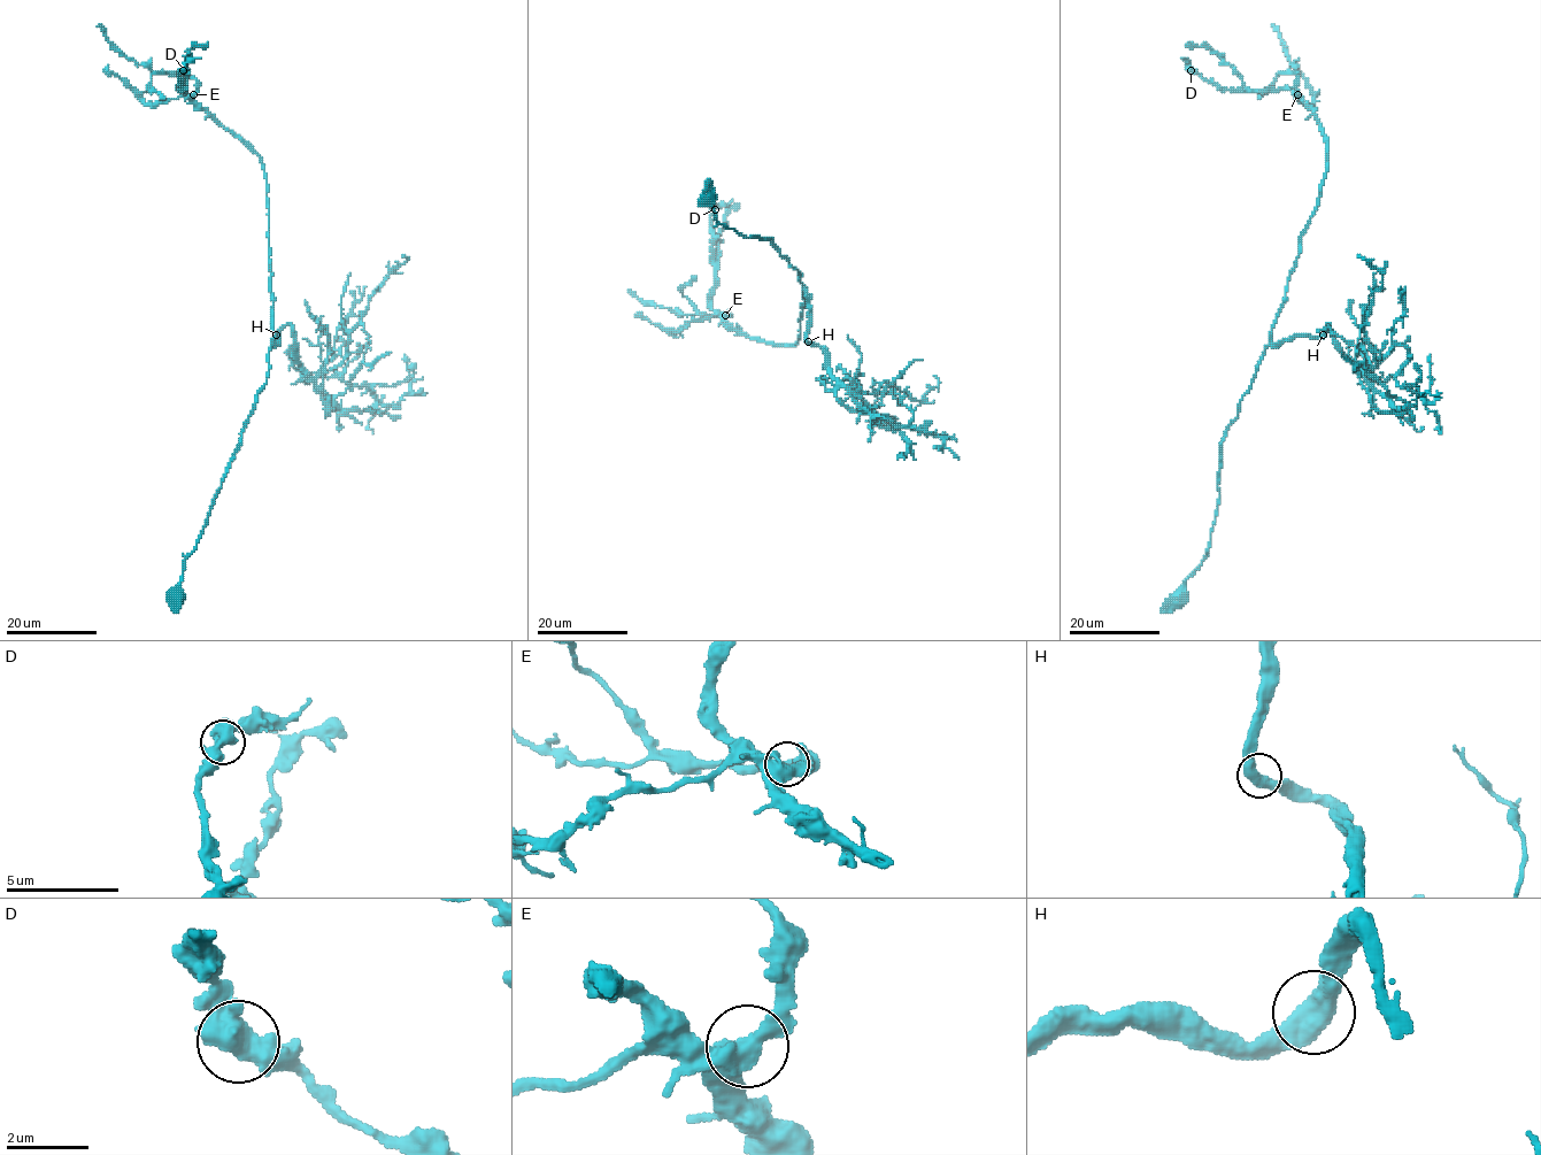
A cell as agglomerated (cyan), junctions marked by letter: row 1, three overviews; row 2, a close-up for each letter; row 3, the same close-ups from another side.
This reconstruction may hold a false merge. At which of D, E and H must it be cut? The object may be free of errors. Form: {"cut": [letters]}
{"cut": []}

